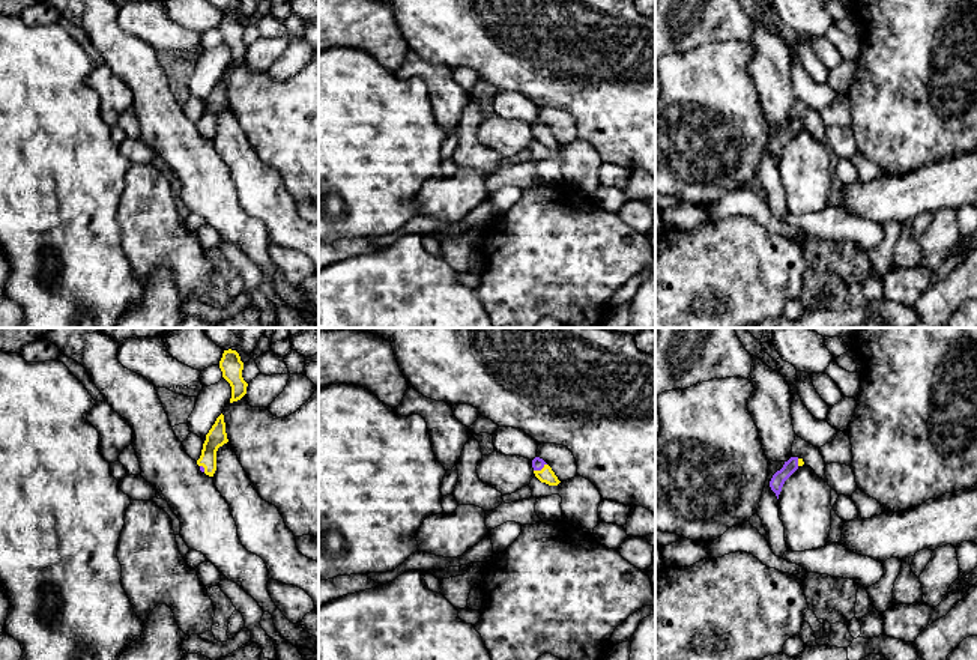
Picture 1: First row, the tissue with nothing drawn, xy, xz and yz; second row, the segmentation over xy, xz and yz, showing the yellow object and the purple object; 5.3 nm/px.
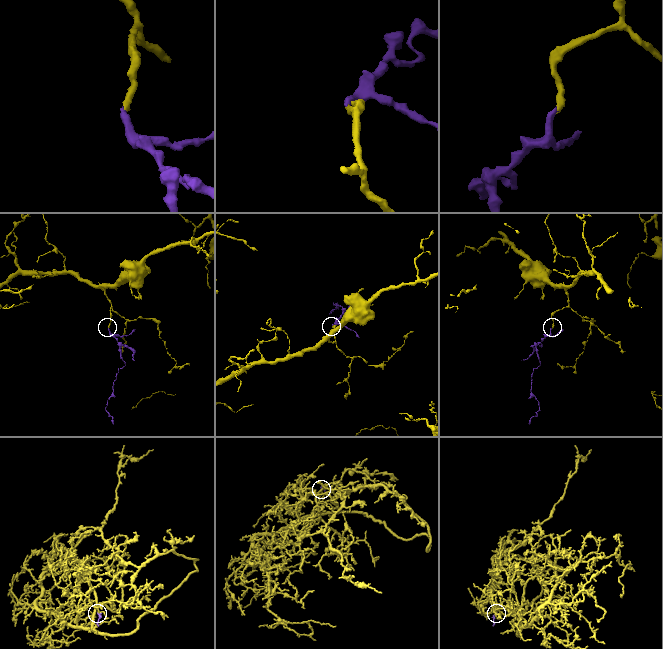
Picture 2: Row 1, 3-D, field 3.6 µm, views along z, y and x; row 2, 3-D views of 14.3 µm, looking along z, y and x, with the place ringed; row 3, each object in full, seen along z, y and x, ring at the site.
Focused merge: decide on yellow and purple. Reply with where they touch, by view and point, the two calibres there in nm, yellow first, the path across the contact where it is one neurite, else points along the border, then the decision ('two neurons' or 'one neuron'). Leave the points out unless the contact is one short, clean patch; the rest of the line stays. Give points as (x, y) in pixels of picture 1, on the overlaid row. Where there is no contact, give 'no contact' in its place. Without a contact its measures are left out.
xz (541, 469) | 80/70 nm | across xz (546, 475), (541, 469), (538, 463) | one neuron

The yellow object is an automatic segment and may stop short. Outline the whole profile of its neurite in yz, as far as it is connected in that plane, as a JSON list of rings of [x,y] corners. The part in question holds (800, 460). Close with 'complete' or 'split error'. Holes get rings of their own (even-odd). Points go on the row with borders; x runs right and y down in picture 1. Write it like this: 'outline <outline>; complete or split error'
outline [[[791,457],[788,462],[785,462],[783,468],[773,475],[770,487],[776,493],[777,499],[785,481],[803,465],[803,459]]]; split error

